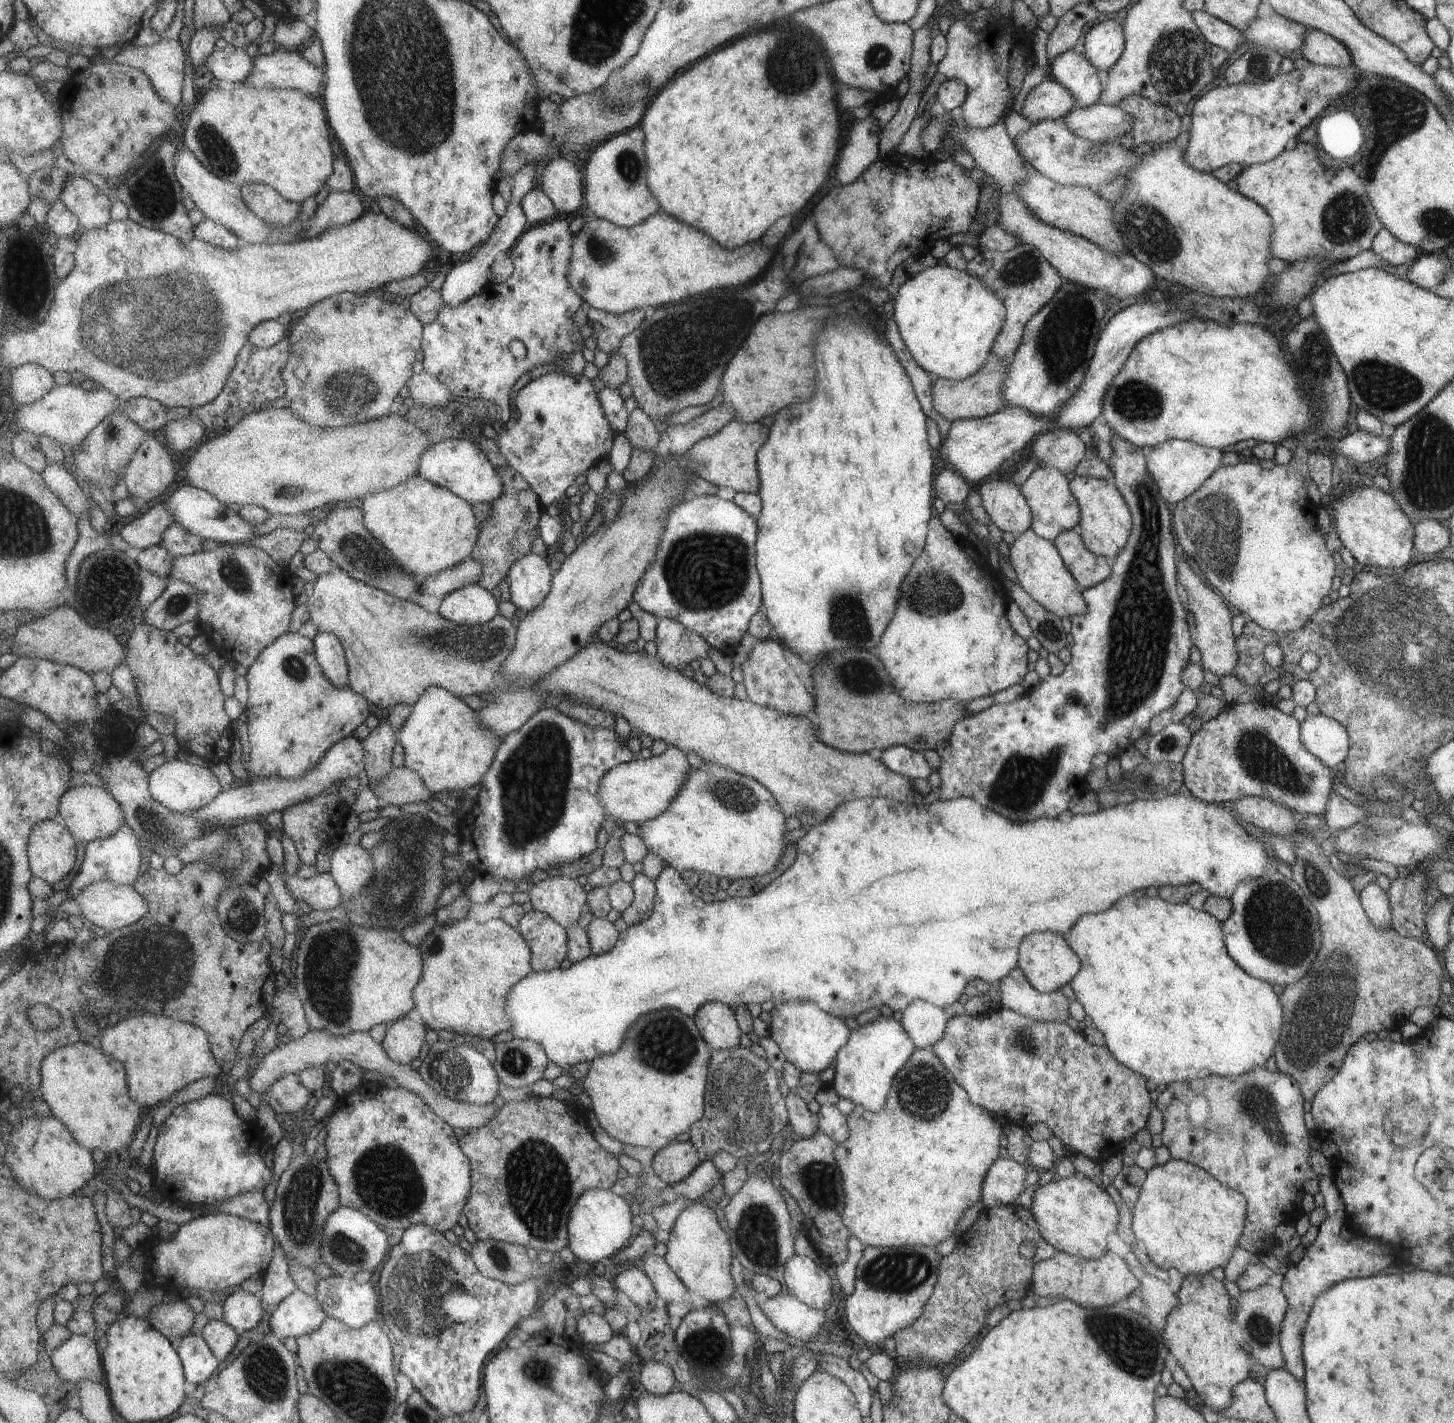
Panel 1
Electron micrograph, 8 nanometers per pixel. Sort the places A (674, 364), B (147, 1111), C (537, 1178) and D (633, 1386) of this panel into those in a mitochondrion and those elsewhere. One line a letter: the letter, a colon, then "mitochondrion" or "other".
A: mitochondrion
B: other
C: mitochondrion
D: other

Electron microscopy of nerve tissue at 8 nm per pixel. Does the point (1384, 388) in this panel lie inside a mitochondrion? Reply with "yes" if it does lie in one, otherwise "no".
yes

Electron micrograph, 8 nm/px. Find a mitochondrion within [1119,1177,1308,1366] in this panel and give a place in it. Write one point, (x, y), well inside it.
(1259, 1329)

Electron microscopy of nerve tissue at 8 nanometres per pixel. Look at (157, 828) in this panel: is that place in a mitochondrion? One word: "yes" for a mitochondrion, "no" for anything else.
yes

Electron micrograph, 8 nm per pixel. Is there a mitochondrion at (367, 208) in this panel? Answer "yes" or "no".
no

